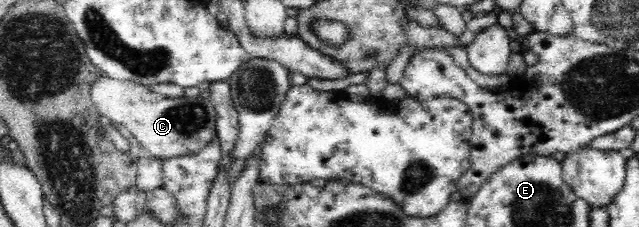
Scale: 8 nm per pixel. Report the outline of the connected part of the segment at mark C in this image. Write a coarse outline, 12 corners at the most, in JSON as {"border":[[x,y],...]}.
{"border":[[102,76],[90,96],[145,153],[196,154],[217,134],[210,89],[168,98]]}

